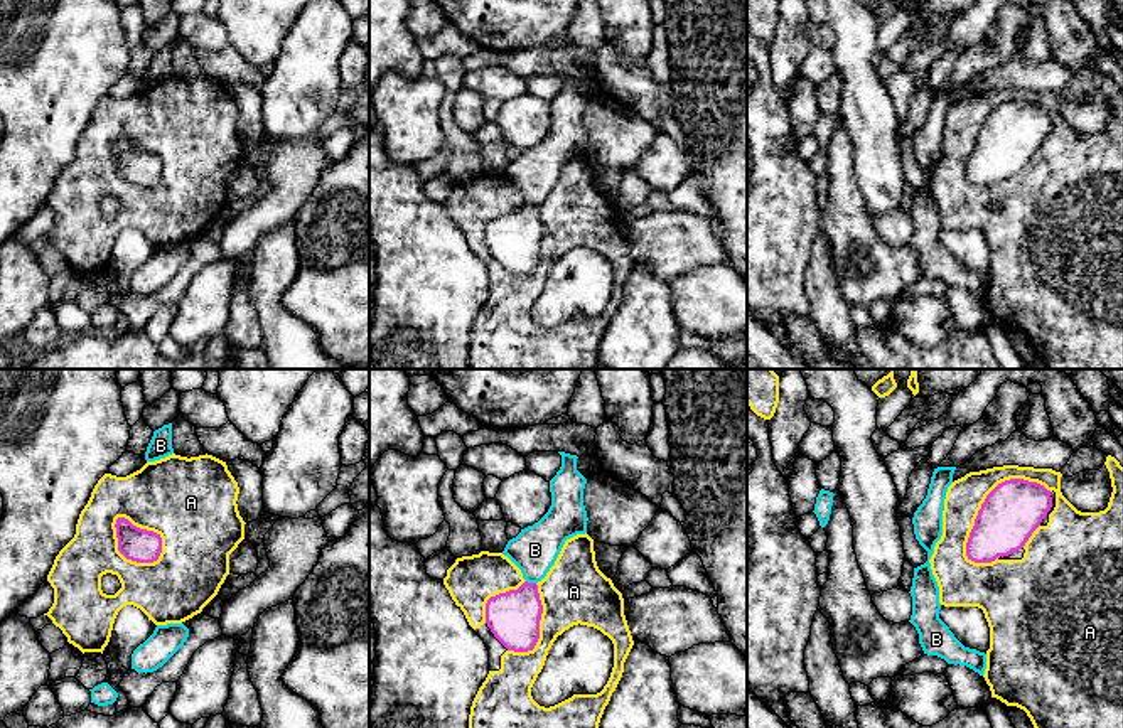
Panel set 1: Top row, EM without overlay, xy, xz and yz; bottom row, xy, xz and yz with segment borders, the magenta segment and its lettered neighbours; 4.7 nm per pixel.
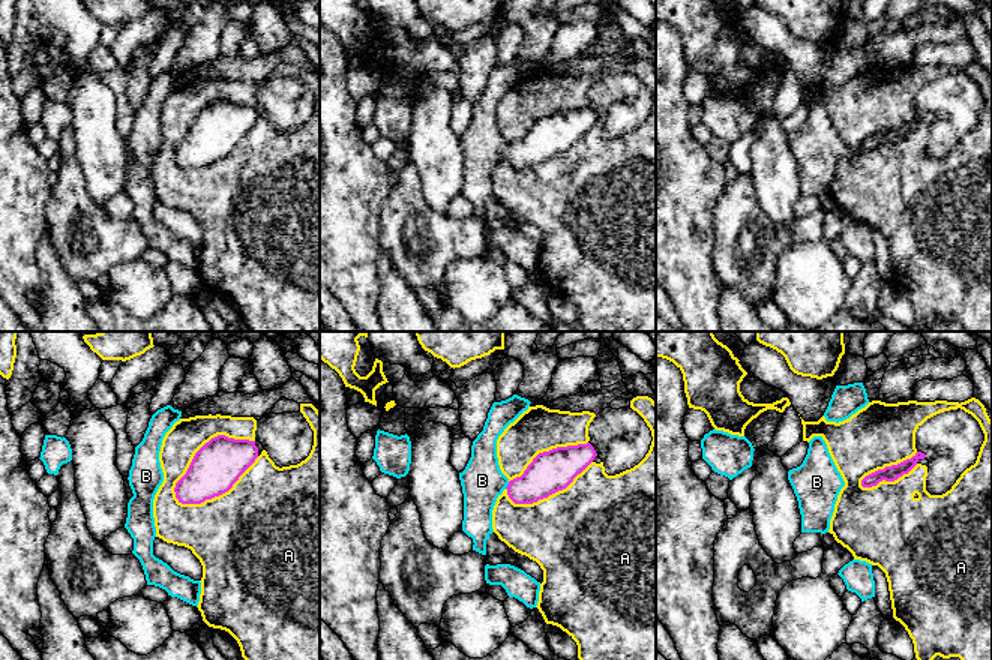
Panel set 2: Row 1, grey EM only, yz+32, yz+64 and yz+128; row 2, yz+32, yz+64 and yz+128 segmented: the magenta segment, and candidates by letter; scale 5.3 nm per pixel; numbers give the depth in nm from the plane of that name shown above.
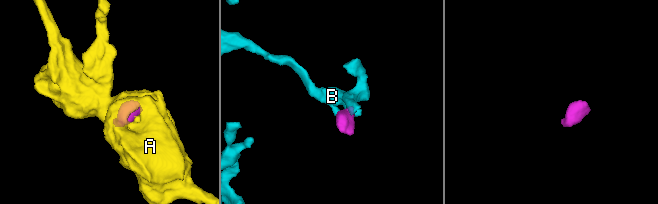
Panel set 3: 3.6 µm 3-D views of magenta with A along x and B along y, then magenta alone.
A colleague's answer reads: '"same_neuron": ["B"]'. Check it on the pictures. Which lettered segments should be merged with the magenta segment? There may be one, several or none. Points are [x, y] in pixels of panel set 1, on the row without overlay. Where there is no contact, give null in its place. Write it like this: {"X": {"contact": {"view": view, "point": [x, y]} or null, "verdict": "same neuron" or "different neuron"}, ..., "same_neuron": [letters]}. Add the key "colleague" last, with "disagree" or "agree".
{"A": {"contact": {"view": "yz", "point": [987, 118]}, "verdict": "different neuron"}, "B": {"contact": {"view": "xz", "point": [531, 206]}, "verdict": "same neuron"}, "same_neuron": ["B"], "colleague": "agree"}

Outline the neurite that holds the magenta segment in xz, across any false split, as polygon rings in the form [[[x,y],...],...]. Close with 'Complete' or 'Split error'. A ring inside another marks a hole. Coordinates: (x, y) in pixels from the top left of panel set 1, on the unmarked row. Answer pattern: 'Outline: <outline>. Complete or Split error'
Outline: [[[558,74],[562,89],[550,103],[551,128],[533,148],[509,162],[508,179],[526,202],[518,212],[491,219],[486,226],[486,246],[494,260],[514,275],[533,273],[540,261],[543,228],[541,204],[555,187],[567,162],[587,155],[583,111],[587,101],[577,93],[577,78]]]. Split error

